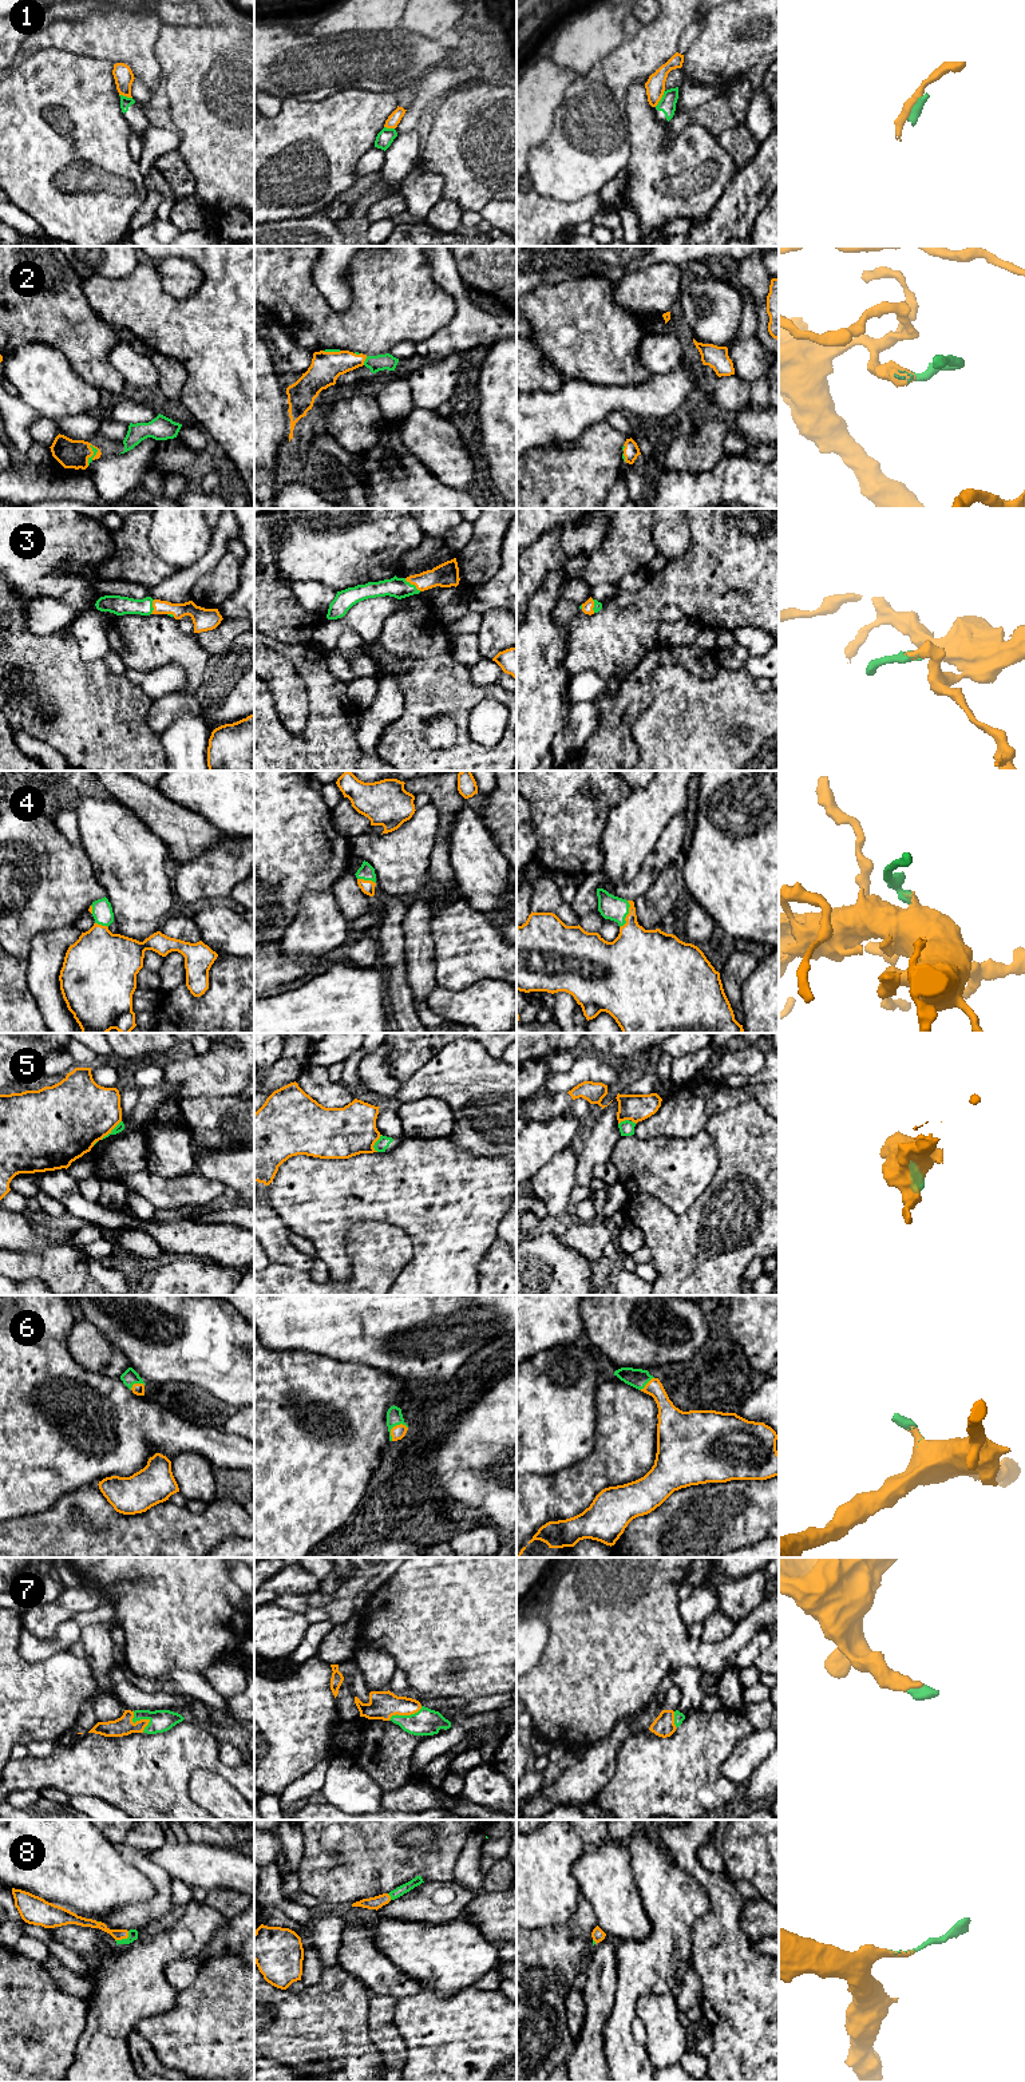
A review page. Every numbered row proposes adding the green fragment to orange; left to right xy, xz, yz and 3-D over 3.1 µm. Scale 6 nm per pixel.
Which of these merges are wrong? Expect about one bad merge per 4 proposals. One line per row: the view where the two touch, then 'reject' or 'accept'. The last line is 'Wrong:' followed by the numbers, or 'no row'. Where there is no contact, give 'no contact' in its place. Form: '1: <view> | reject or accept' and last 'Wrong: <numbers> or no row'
1: yz | reject
2: xy | accept
3: xz | accept
4: yz | accept
5: xy | reject
6: xz | accept
7: xy | accept
8: xy | accept
Wrong: 1, 5

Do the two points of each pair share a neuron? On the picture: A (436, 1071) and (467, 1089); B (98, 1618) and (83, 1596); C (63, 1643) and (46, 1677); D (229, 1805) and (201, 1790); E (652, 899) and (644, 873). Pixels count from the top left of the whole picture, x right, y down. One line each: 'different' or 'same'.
A: same
B: different
C: different
D: same
E: different

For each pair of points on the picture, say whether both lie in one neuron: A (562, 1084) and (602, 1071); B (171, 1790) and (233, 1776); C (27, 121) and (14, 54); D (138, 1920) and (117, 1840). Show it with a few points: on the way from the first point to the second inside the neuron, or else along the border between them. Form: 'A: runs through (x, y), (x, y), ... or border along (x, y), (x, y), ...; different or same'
A: runs through (572, 1079), (581, 1071), (593, 1071); same
B: runs through (182, 1773), (193, 1762), (212, 1762), (216, 1766); same
C: border along (19, 59), (14, 64); different
D: border along (127, 1833), (118, 1845); different

